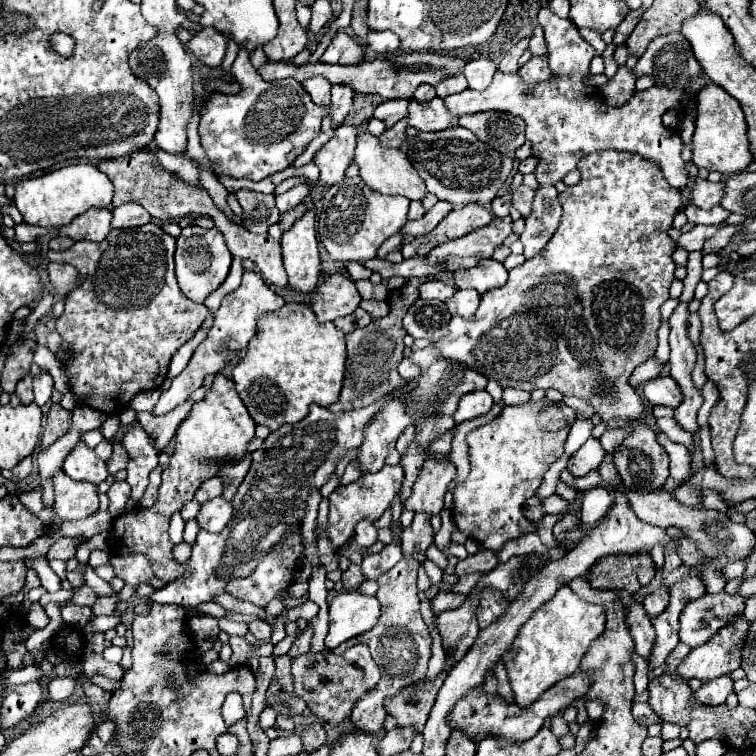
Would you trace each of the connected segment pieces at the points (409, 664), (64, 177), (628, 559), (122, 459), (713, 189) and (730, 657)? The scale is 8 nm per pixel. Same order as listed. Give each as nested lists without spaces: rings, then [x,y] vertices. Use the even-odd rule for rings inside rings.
[[[402,557],[400,563],[396,563],[390,571],[386,571],[378,579],[380,589],[378,589],[376,597],[382,605],[382,615],[380,615],[378,623],[366,635],[358,635],[358,639],[348,639],[346,643],[342,643],[342,647],[334,649],[336,655],[342,655],[348,647],[364,643],[370,647],[374,661],[378,663],[378,667],[382,671],[378,687],[374,687],[374,691],[366,691],[366,695],[358,703],[354,703],[354,711],[350,715],[350,721],[354,723],[354,727],[364,733],[376,733],[382,729],[382,723],[386,719],[382,701],[386,697],[392,697],[402,687],[408,687],[426,677],[432,637],[430,637],[430,633],[424,625],[424,619],[420,615],[420,609],[418,609],[420,607],[418,589],[416,589],[418,567],[420,567],[420,563],[416,559]]]
[[[70,163],[60,169],[54,169],[50,173],[44,173],[40,177],[26,177],[20,179],[16,185],[16,195],[14,195],[14,205],[22,213],[24,221],[28,225],[38,225],[38,227],[64,227],[84,211],[96,207],[108,207],[112,203],[112,181],[98,171],[94,163]]]
[[[632,553],[632,555],[610,555],[606,559],[598,559],[598,563],[594,563],[594,567],[590,567],[590,571],[586,573],[586,579],[590,587],[596,587],[596,589],[612,589],[612,591],[626,589],[628,593],[636,593],[638,589],[646,587],[654,579],[654,573],[656,573],[656,567],[650,555]]]
[[[114,441],[114,453],[112,453],[112,457],[106,461],[106,465],[108,465],[108,473],[110,473],[110,475],[116,475],[118,471],[126,469],[126,463],[128,463],[126,449],[122,447],[120,441]]]
[[[698,179],[696,185],[692,187],[692,201],[700,209],[710,209],[720,205],[722,195],[724,195],[724,181],[720,183],[710,183],[706,179]]]
[[[744,617],[722,627],[710,641],[694,647],[678,665],[678,675],[684,679],[714,679],[728,675],[740,667],[742,643],[750,623]]]

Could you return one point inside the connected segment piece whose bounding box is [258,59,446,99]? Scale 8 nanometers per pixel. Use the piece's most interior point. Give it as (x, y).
(378, 77)

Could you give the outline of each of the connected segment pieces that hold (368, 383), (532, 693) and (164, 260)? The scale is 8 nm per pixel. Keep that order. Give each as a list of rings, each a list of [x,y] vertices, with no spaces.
[[[412,277],[408,279],[400,289],[392,291],[388,295],[390,303],[390,313],[382,319],[374,319],[370,325],[362,329],[354,329],[352,333],[346,335],[346,373],[344,373],[344,385],[342,393],[356,393],[354,383],[364,383],[364,393],[372,393],[372,403],[386,393],[390,393],[394,387],[402,387],[406,379],[398,375],[398,363],[404,357],[404,337],[406,331],[402,327],[402,319],[408,311],[408,307],[418,299],[418,287],[424,281],[434,281],[434,277]]]
[[[568,585],[560,587],[558,593],[538,611],[534,611],[534,615],[524,623],[510,651],[502,657],[514,693],[514,703],[520,707],[528,707],[546,689],[574,675],[590,643],[604,631],[604,623],[606,617],[600,605],[578,599],[578,595]]]
[[[146,223],[142,227],[134,227],[134,229],[112,229],[110,235],[100,241],[100,243],[94,243],[94,241],[78,241],[74,243],[68,251],[62,251],[62,253],[56,253],[56,251],[48,251],[46,259],[48,261],[58,261],[58,263],[70,263],[72,267],[76,267],[78,271],[78,287],[74,287],[74,291],[66,297],[66,307],[64,307],[64,313],[58,317],[56,321],[56,331],[60,333],[62,337],[62,347],[66,349],[66,357],[60,359],[62,363],[62,371],[68,379],[68,385],[70,385],[70,391],[74,393],[74,397],[78,399],[80,405],[88,405],[96,411],[124,411],[130,403],[130,399],[136,395],[136,393],[142,393],[146,389],[158,389],[164,379],[166,379],[166,373],[168,373],[168,365],[170,365],[170,359],[172,355],[186,343],[194,337],[194,333],[200,329],[200,325],[204,323],[206,315],[208,315],[208,309],[204,305],[198,305],[194,301],[190,301],[178,287],[178,281],[174,277],[174,249],[176,249],[176,239],[170,237],[168,233],[162,231],[160,225],[156,223]]]

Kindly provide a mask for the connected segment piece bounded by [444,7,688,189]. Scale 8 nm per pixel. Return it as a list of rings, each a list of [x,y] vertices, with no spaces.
[[[548,7],[540,9],[538,23],[544,29],[548,41],[550,69],[558,73],[558,79],[540,83],[530,93],[518,75],[504,75],[498,71],[486,91],[478,93],[474,89],[466,89],[462,93],[446,97],[446,109],[456,119],[482,111],[520,115],[526,121],[526,139],[532,141],[532,153],[540,159],[534,173],[538,183],[544,187],[562,181],[564,175],[570,173],[584,155],[604,149],[640,153],[642,157],[652,159],[660,165],[666,181],[672,187],[684,187],[688,183],[688,171],[686,163],[680,157],[682,139],[676,131],[662,125],[662,115],[670,107],[676,107],[680,103],[684,91],[670,87],[650,87],[646,91],[638,91],[624,107],[606,107],[600,91],[584,85],[582,81],[596,51],[580,37],[574,23],[570,23],[570,19],[554,15]]]

